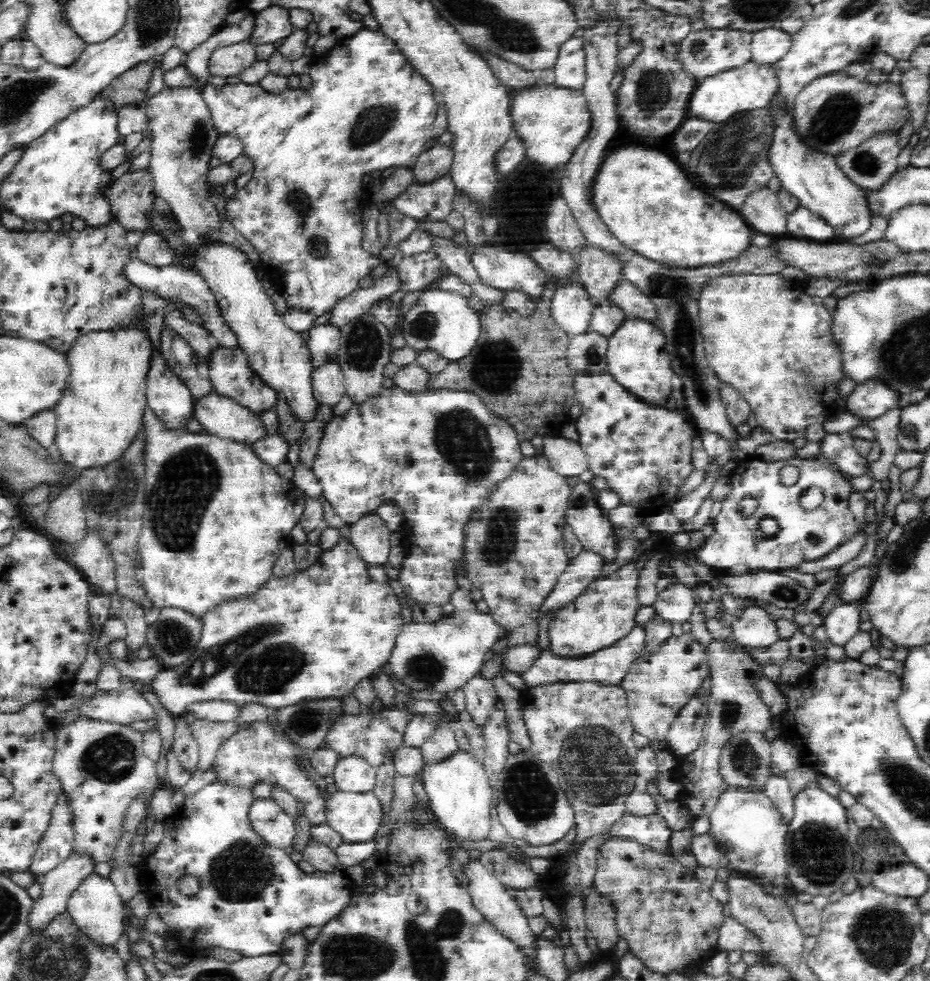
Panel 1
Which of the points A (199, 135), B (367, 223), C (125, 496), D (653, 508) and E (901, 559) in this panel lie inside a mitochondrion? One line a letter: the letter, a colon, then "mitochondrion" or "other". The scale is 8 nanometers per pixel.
A: mitochondrion
B: other
C: mitochondrion
D: other
E: mitochondrion

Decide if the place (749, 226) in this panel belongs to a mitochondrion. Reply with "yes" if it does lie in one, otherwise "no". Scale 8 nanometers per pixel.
no

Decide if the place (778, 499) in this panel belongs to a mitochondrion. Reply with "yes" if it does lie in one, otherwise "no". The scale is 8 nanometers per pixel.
no

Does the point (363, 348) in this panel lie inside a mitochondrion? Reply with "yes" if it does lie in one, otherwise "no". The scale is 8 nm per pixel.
yes

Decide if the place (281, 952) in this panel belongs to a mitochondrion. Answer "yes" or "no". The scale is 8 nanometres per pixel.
no

